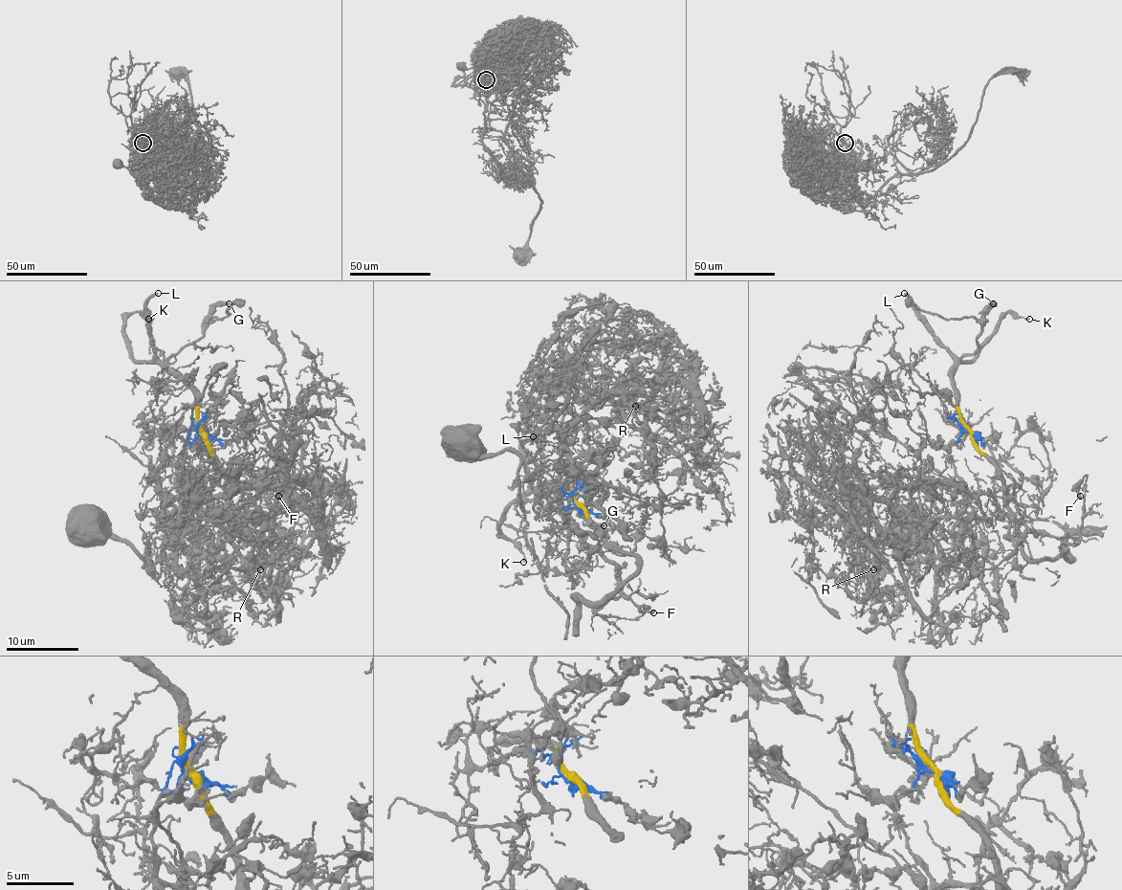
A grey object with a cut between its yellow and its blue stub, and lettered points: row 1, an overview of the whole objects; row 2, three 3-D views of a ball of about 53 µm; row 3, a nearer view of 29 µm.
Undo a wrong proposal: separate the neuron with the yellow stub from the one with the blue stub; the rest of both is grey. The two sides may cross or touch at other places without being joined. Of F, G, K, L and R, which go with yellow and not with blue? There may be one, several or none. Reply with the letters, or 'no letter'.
G, K, L

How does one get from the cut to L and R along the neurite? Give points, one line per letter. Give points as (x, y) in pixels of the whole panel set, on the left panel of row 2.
L: (198, 433), (195, 394), (157, 354), (147, 301), (159, 294)
R: (198, 433), (193, 427), (182, 449), (187, 522), (222, 496), (228, 542), (260, 568)

